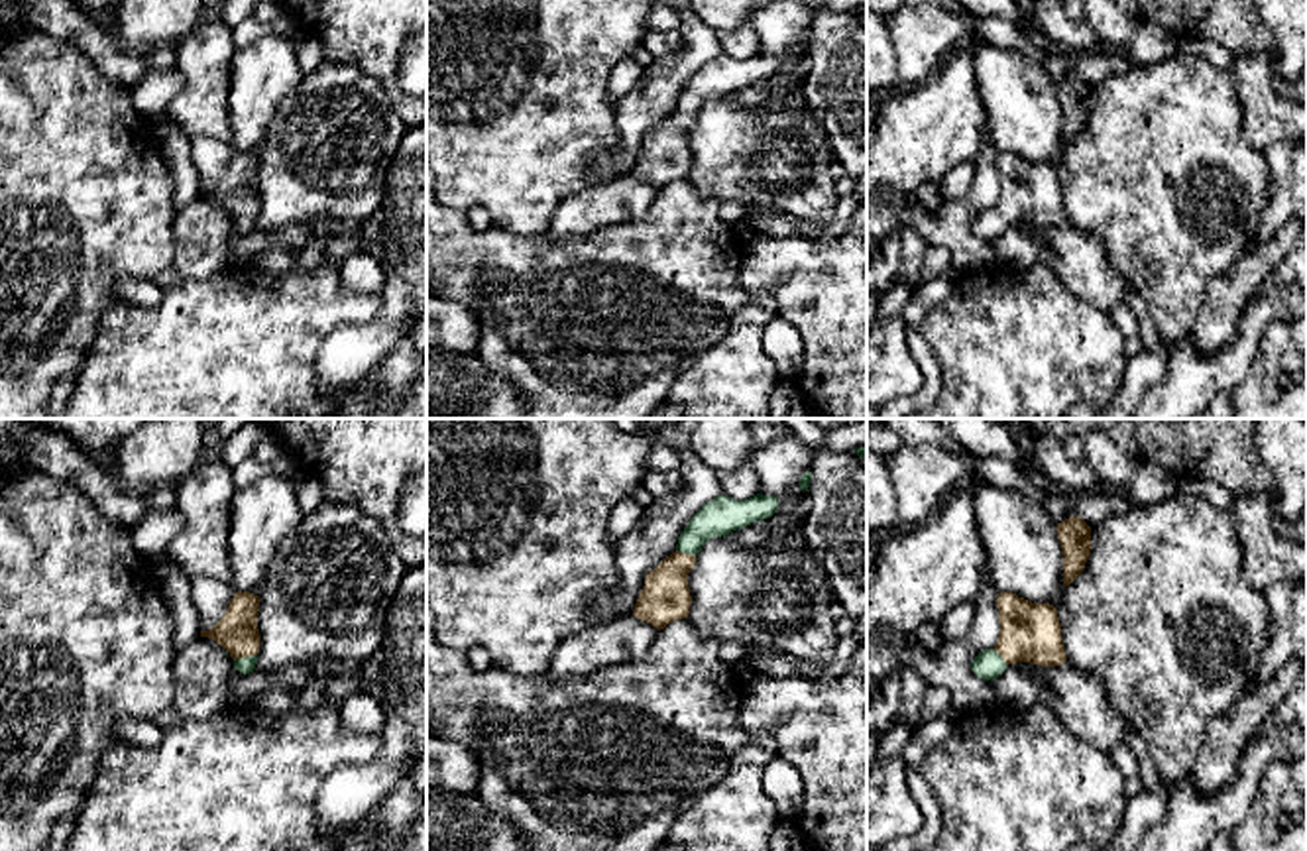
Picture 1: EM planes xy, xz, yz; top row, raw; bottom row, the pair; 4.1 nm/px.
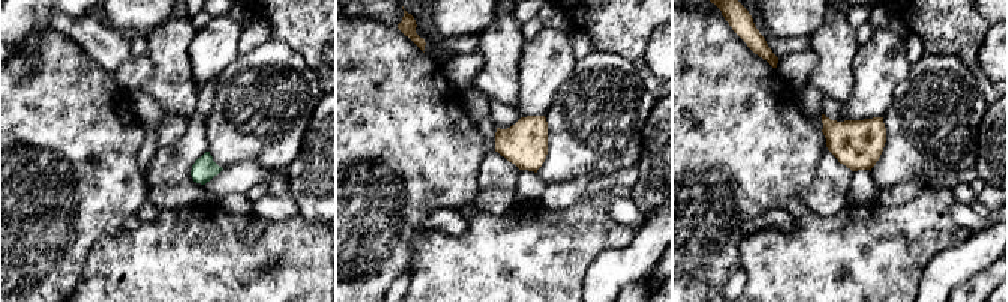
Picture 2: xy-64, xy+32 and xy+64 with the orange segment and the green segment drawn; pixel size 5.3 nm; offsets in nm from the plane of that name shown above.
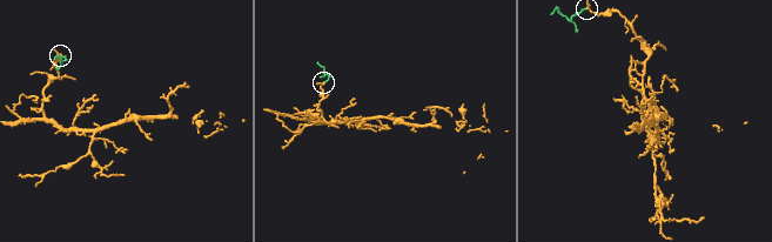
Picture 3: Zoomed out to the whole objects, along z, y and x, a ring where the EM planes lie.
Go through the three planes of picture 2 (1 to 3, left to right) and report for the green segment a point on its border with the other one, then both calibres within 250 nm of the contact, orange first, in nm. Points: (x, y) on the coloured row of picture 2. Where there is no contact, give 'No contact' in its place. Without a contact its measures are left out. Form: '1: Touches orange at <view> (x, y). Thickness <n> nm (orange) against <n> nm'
1: No contact
2: No contact
3: No contact

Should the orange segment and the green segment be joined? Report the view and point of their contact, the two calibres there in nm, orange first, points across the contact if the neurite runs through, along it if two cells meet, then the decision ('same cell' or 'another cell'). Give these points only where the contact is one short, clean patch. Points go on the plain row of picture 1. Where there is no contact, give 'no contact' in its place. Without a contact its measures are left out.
meets orange in xy at (244, 215); 170 nm thick on the orange side, 70 nm on the other; runs through xy (236, 191), (244, 205), (244, 215), (246, 225); same cell

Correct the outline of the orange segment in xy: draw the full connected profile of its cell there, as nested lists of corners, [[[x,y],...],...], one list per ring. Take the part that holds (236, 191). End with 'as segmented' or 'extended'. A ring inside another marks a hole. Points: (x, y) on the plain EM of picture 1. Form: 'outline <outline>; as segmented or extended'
outline [[[236,151],[222,179],[200,197],[208,197],[224,206],[234,218],[234,228],[242,234],[256,230],[259,212],[257,189],[259,155]]]; extended

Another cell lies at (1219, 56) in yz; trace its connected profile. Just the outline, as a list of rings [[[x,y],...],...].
[[[1179,37],[1177,39],[1177,51],[1189,53],[1189,55],[1195,55],[1195,57],[1203,57],[1209,63],[1213,63],[1215,67],[1219,67],[1226,73],[1232,71],[1234,55],[1224,45],[1221,45],[1213,39]]]

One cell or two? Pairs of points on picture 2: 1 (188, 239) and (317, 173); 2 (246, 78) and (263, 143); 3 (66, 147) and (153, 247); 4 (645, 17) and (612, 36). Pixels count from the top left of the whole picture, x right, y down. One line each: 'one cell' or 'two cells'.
1: two cells
2: one cell
3: two cells
4: one cell

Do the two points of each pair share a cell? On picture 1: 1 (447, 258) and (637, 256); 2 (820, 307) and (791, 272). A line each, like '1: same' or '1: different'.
1: same
2: same

